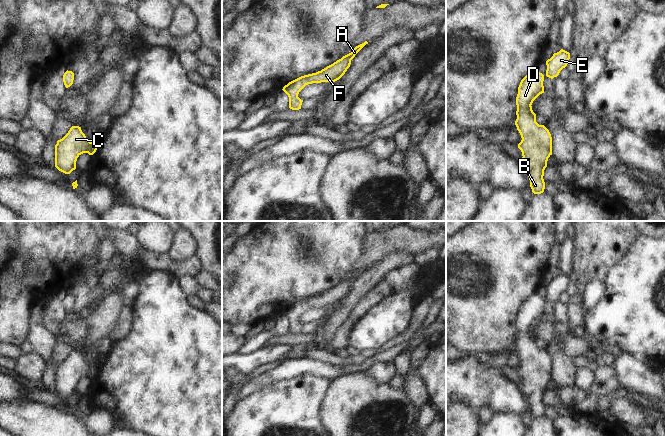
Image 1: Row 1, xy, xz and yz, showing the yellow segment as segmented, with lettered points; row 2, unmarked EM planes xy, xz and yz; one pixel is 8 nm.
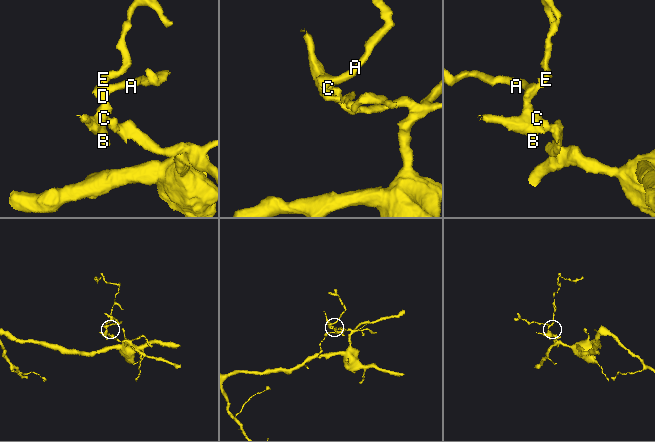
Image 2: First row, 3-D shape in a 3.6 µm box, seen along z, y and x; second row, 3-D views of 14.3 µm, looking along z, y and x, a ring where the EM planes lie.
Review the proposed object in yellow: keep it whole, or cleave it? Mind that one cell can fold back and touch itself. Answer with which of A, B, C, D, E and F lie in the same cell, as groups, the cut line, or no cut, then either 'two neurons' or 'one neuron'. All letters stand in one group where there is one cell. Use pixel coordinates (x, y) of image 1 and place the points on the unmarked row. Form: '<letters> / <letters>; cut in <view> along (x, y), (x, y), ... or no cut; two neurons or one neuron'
A B C D E F; no cut; one neuron

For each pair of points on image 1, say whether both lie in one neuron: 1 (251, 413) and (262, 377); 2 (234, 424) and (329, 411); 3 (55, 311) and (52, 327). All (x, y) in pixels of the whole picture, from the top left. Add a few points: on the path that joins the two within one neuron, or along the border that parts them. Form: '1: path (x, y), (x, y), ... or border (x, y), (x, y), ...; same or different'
1: border (280, 381), (262, 386), (237, 401); different
2: border (327, 390), (319, 410), (321, 425); different
3: path (53, 315), (52, 323); same

